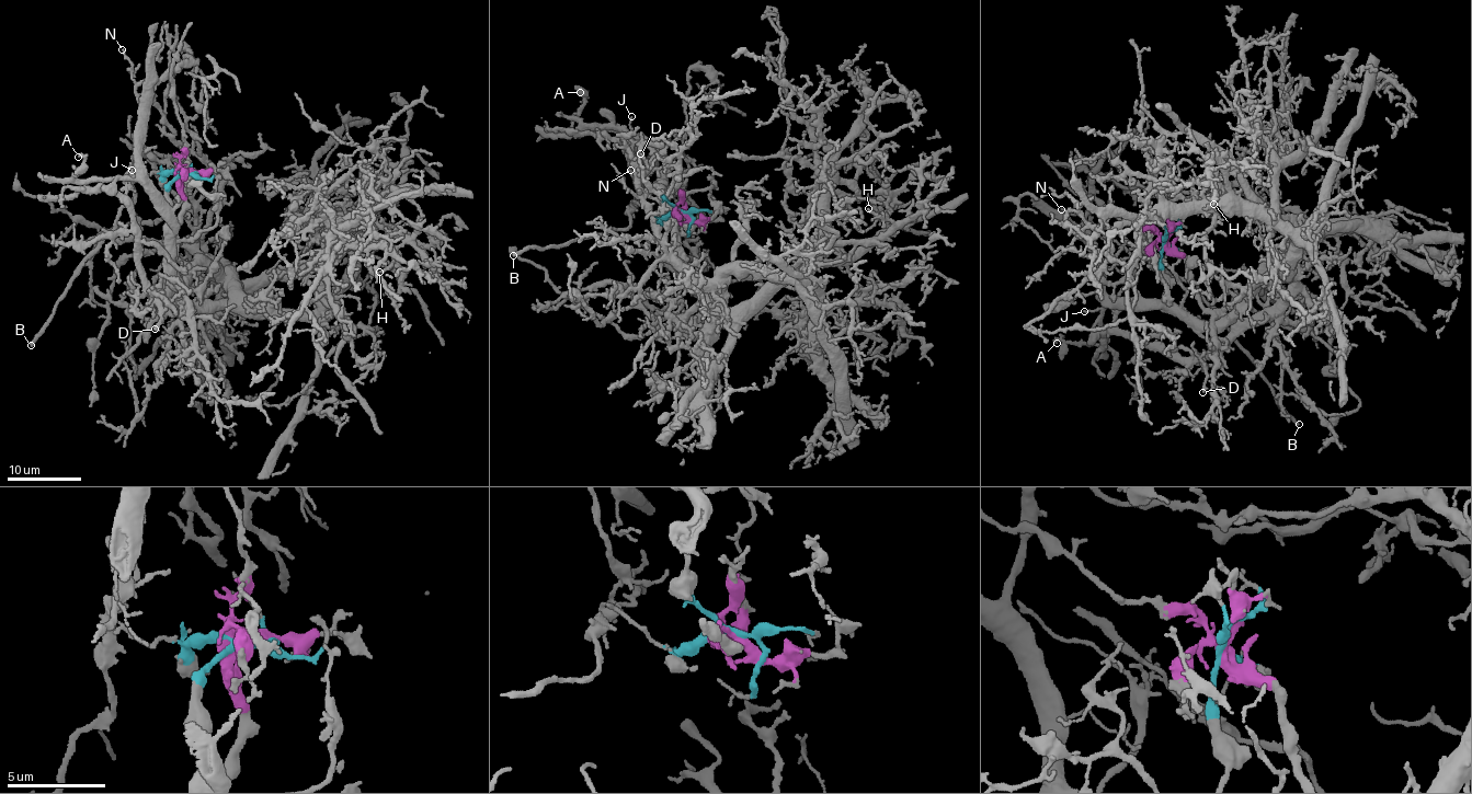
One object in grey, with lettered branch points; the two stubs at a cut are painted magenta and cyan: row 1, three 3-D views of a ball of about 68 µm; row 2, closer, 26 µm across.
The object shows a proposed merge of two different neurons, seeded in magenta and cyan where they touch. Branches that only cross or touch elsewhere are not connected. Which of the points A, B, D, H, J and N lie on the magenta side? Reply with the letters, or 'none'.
D, H

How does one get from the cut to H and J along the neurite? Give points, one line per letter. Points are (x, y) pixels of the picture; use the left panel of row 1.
H: (183, 172), (171, 286), (196, 308), (314, 312), (343, 250), (395, 237), (403, 244), (379, 272)
J: (185, 173), (172, 182), (167, 196), (169, 220), (173, 220), (169, 210), (134, 177), (133, 169)

